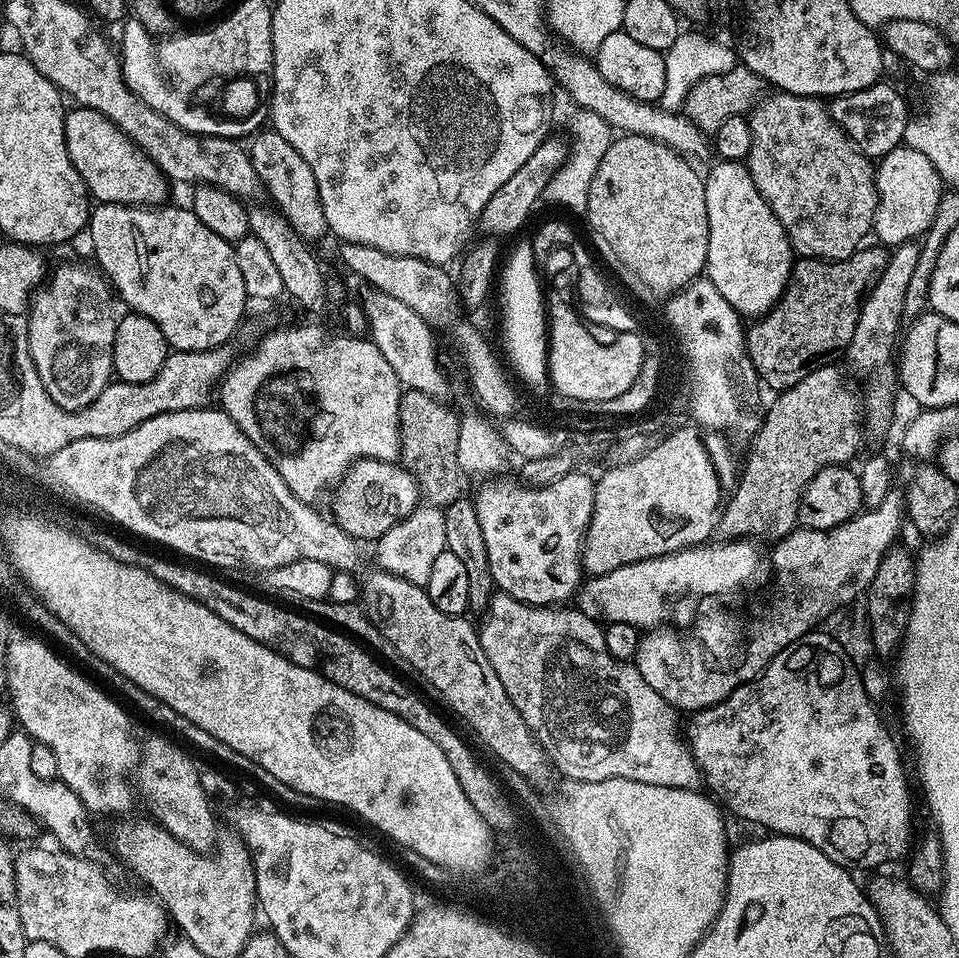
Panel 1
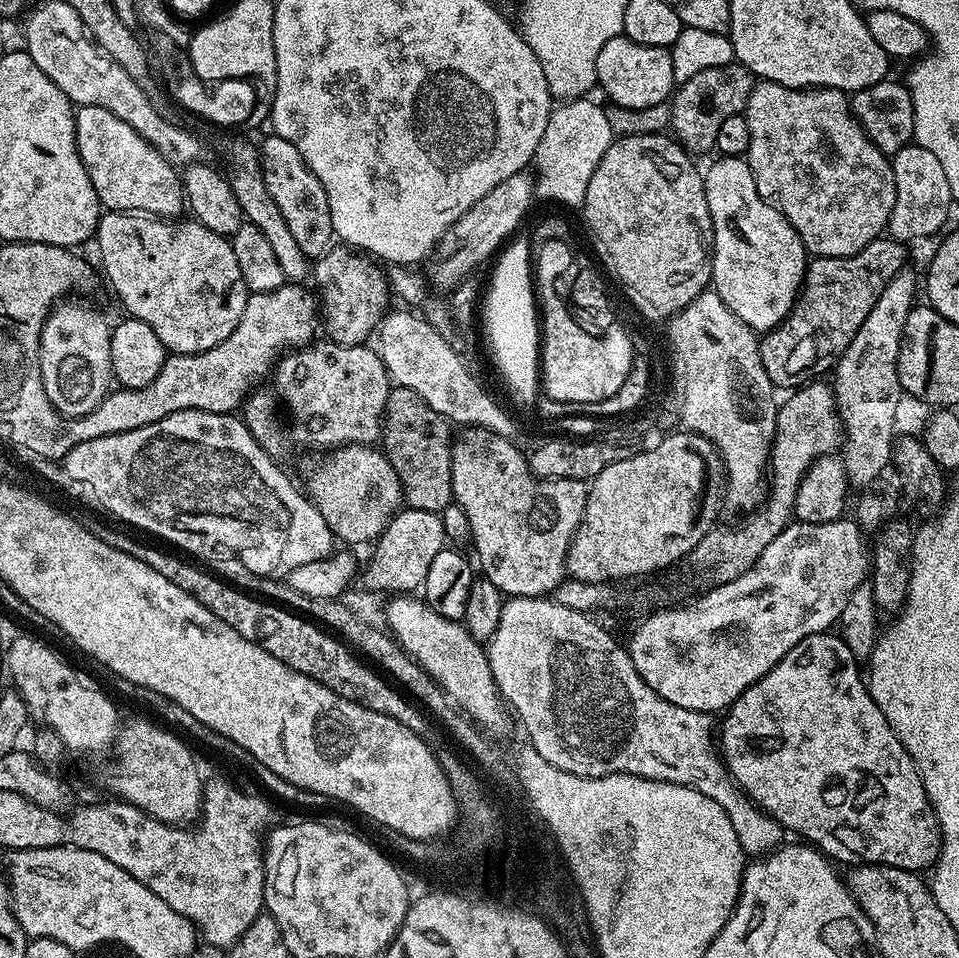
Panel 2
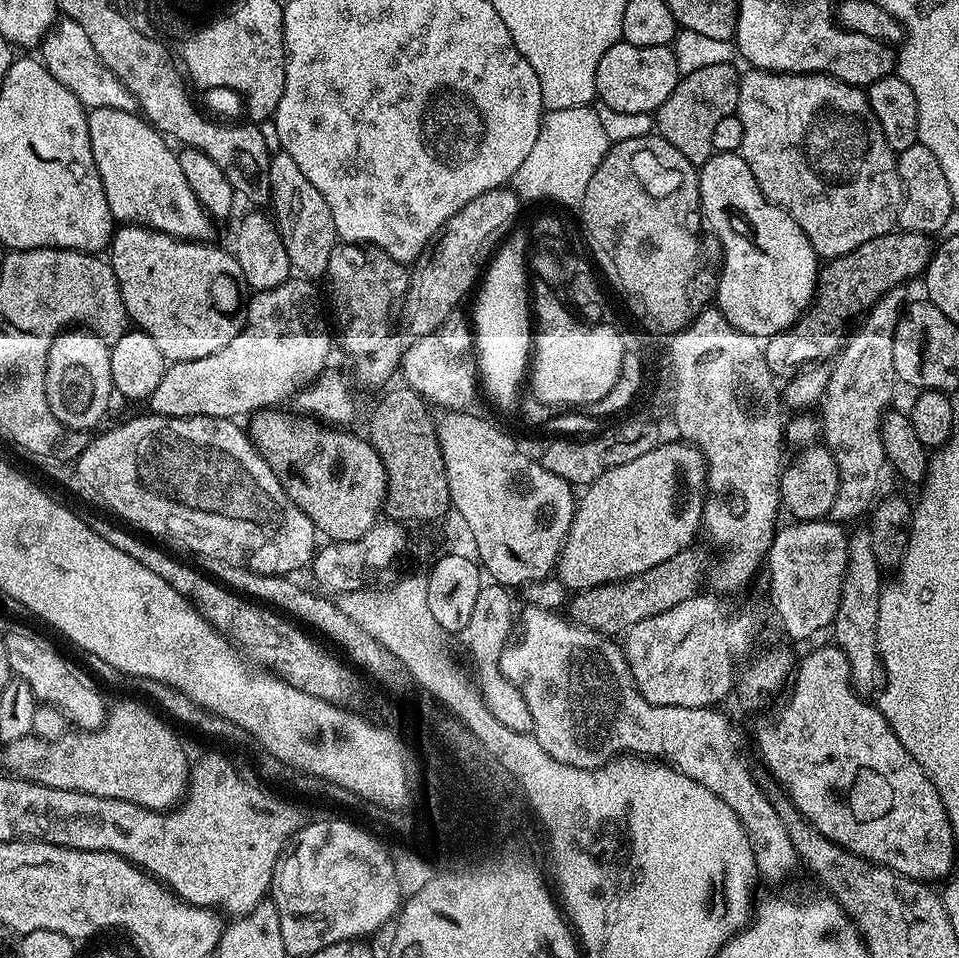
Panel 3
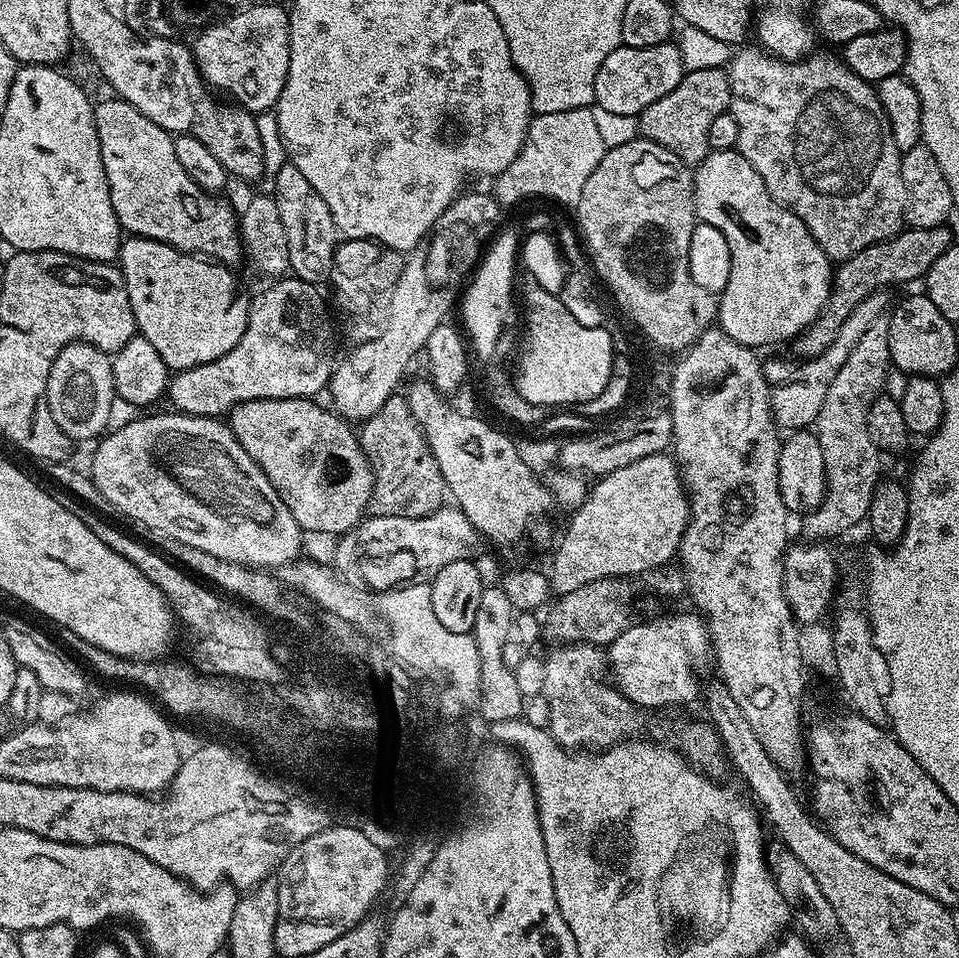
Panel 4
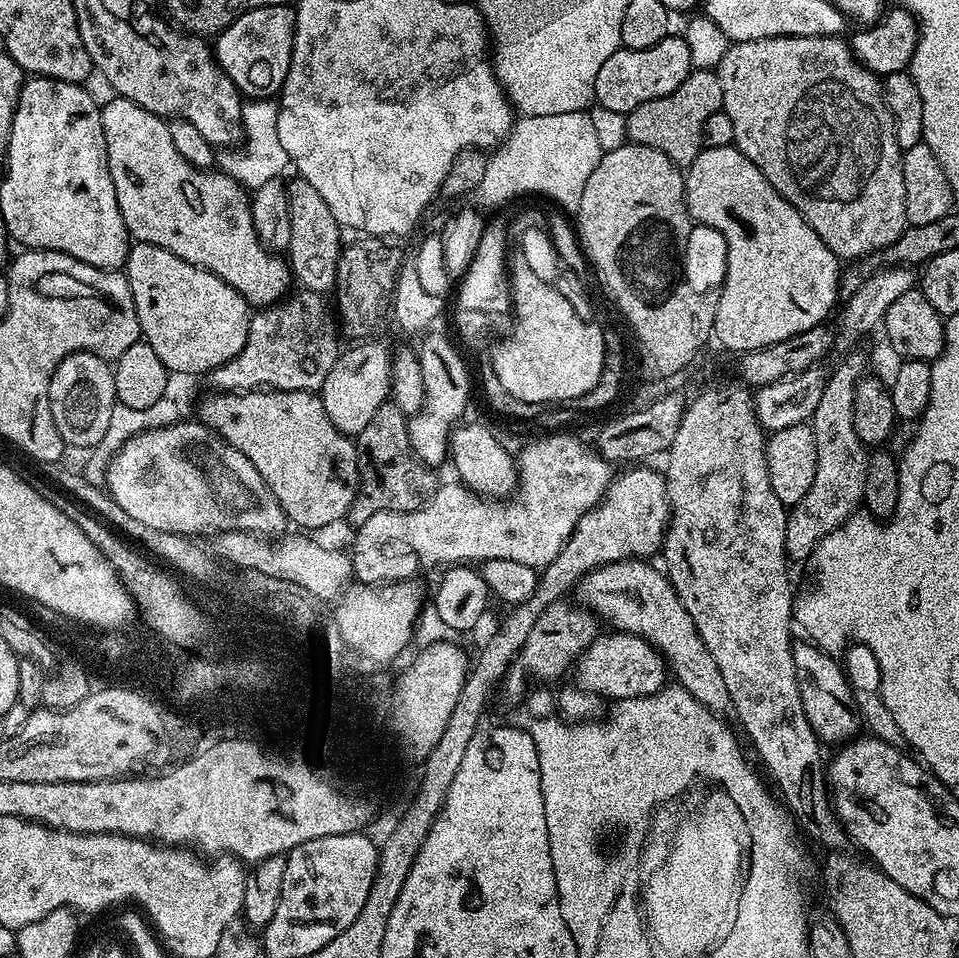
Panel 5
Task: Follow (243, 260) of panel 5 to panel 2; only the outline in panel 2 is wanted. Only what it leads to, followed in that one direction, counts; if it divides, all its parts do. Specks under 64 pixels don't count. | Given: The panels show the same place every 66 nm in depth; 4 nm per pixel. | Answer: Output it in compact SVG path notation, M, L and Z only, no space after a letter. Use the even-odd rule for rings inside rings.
M102 106L76 108L76 145L86 166L86 174L90 174L90 182L94 182L94 190L107 211L155 214L161 218L176 218L185 211L186 201L177 169L166 162L166 158L162 158L162 154L158 154L158 150L154 150L154 146L150 146L142 134L138 134L138 130L126 126L122 118L114 118L110 110L102 110Z

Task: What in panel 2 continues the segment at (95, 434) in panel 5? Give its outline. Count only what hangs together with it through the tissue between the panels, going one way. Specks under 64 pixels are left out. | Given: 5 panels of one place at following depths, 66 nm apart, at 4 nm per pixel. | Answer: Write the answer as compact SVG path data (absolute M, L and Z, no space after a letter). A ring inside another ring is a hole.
M57 303L48 313L38 345L42 386L50 402L65 418L90 414L108 395L114 380L110 362L110 324L104 321L102 313L84 304L68 303Z

